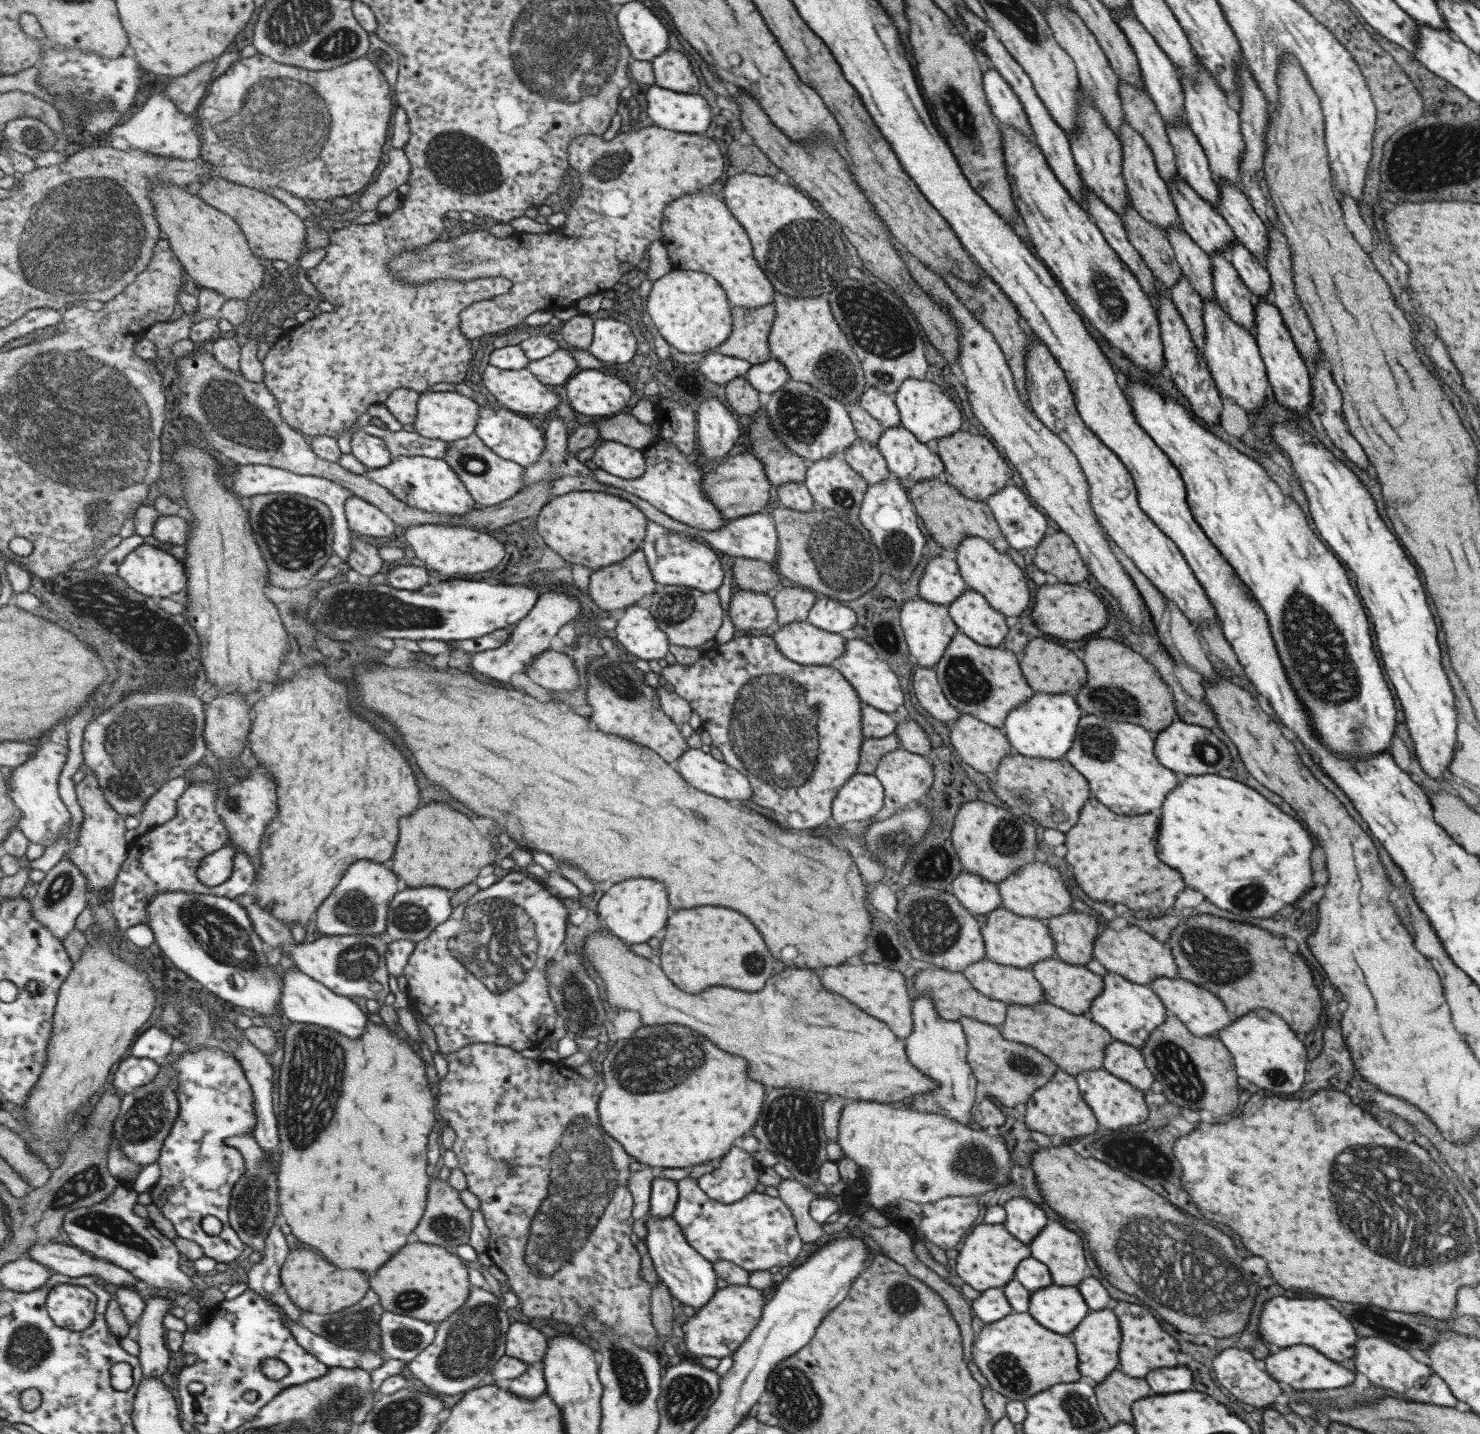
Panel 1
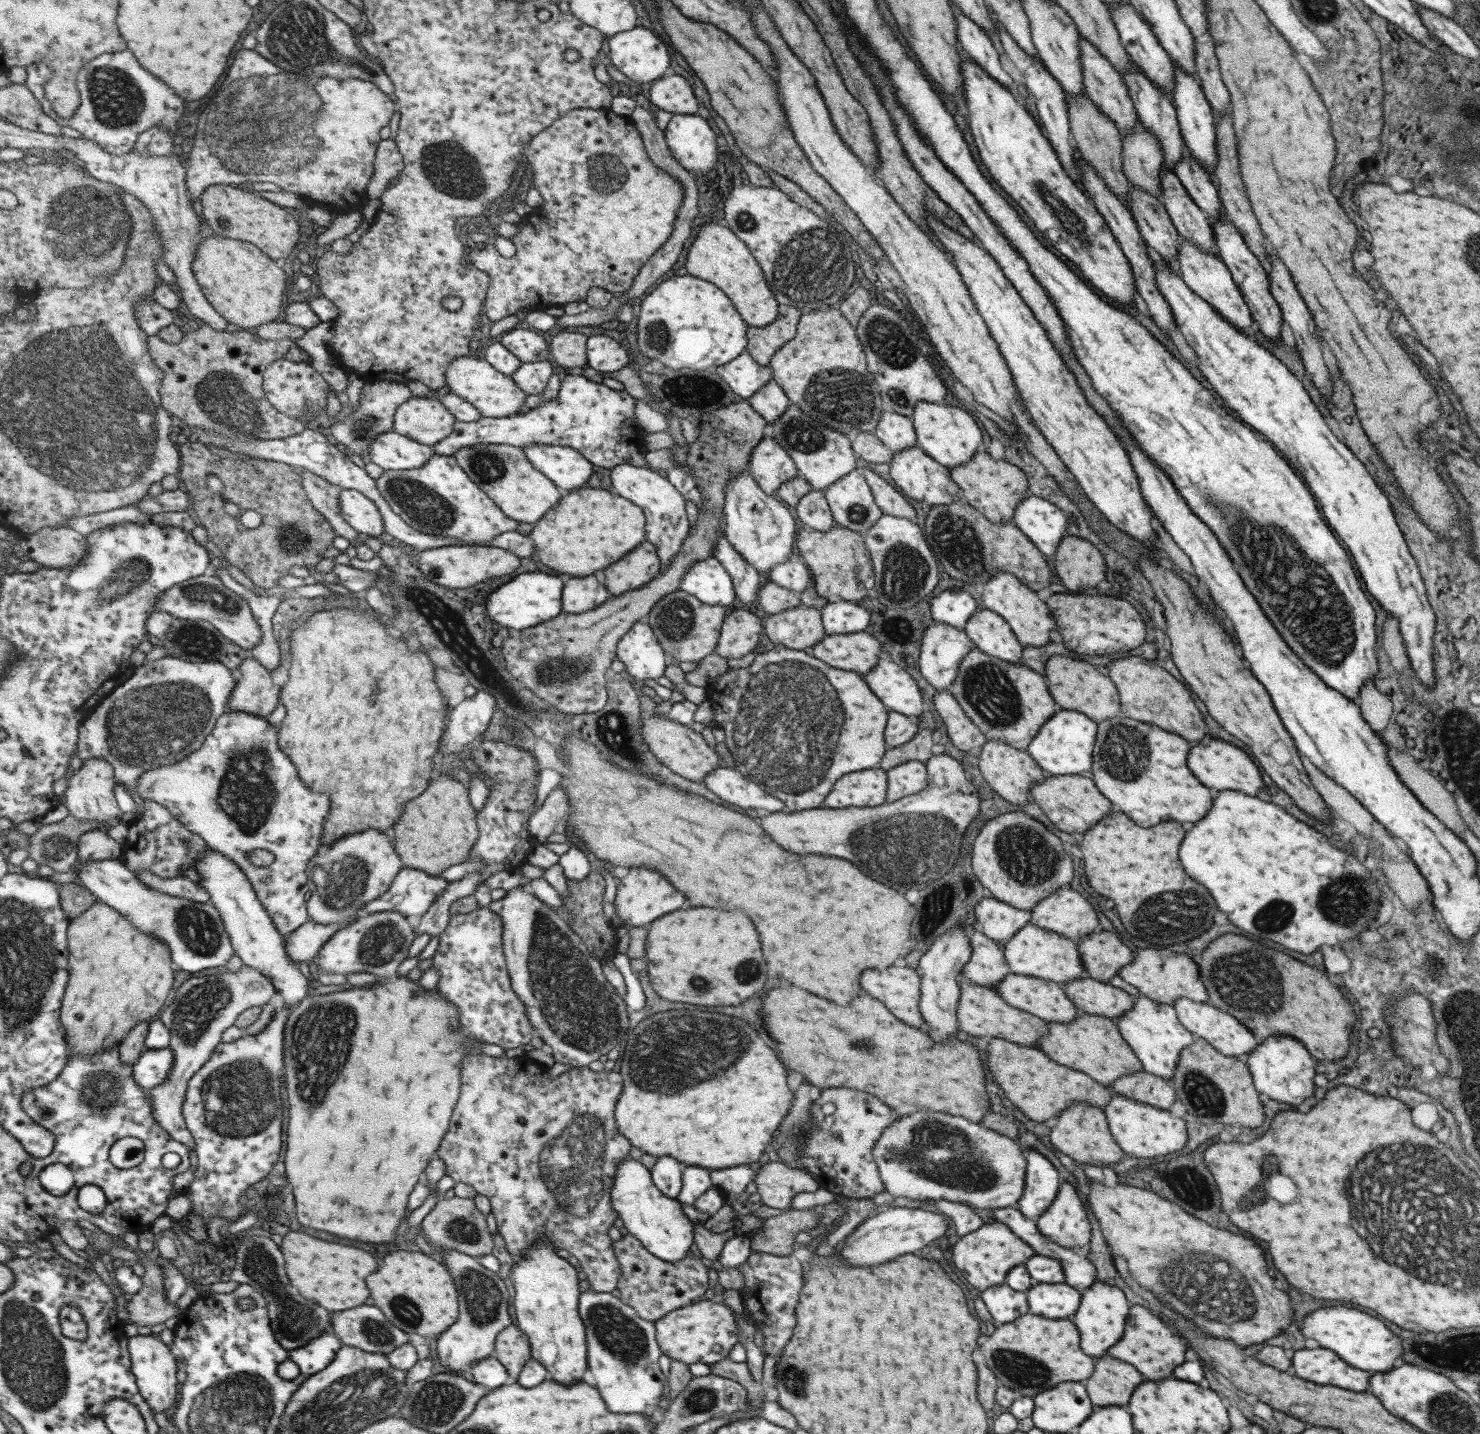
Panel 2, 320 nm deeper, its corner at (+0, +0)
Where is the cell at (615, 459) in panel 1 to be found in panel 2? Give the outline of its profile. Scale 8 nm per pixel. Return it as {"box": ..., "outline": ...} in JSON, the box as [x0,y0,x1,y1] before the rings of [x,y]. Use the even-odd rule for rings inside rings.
{"box":[610,464,688,569],"outline":[[[623,464],[613,468],[610,481],[619,495],[631,499],[645,511],[647,519],[646,540],[658,548],[663,569],[669,569],[682,552],[682,546],[686,542],[688,534],[685,499],[679,494],[677,487],[669,478],[665,478],[653,468],[642,468],[631,464]]]}

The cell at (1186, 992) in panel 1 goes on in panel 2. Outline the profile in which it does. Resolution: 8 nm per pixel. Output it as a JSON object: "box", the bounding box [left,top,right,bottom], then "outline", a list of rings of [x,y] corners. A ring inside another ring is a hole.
{"box":[1172,998,1259,1058],"outline":[[[1179,998],[1172,1005],[1179,1025],[1195,1037],[1206,1040],[1215,1050],[1224,1056],[1243,1058],[1258,1045],[1259,1041],[1233,1016],[1215,1009],[1207,1003],[1195,1003],[1187,998]]]}

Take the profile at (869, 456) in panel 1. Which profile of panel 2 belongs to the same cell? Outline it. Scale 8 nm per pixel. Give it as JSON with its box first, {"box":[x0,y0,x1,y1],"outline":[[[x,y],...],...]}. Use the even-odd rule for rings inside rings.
{"box":[861,469,916,520],"outline":[[[863,469],[861,473],[870,488],[874,503],[879,507],[882,514],[894,515],[897,518],[916,520],[916,514],[907,499],[895,491],[887,481],[873,473],[871,469]]]}

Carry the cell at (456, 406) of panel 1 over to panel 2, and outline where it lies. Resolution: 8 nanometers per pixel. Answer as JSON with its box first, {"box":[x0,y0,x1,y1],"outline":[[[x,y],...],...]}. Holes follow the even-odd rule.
{"box":[394,397,458,447],"outline":[[[411,397],[397,409],[394,431],[433,447],[454,432],[458,421],[439,399]]]}

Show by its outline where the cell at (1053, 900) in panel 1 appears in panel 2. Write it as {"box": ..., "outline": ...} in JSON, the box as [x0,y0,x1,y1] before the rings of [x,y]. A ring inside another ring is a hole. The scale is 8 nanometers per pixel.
{"box":[1030,888,1098,941],"outline":[[[1059,888],[1039,899],[1030,912],[1030,923],[1072,941],[1077,941],[1098,930],[1097,916],[1089,902],[1073,892]]]}

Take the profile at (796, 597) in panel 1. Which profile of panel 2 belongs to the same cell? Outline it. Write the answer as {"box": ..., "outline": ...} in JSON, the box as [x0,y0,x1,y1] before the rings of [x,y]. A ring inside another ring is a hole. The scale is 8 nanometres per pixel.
{"box":[762,605,825,651],"outline":[[[803,605],[771,614],[762,630],[774,645],[800,651],[809,650],[825,635],[820,611]]]}

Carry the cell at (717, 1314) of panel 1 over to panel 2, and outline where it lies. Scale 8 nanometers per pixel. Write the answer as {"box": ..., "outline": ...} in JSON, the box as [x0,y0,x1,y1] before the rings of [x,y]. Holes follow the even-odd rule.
{"box":[656,1296,737,1365],"outline":[[[710,1296],[671,1311],[656,1321],[656,1328],[663,1354],[686,1365],[694,1363],[713,1365],[722,1361],[737,1342],[737,1325],[733,1319],[733,1311]]]}

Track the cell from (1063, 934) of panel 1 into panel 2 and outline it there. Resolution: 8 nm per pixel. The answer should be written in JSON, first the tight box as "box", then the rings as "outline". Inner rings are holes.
{"box":[1076,928,1134,983],"outline":[[[1098,928],[1098,930],[1094,930],[1091,934],[1080,938],[1076,942],[1087,976],[1102,983],[1107,983],[1109,978],[1118,974],[1118,970],[1122,966],[1131,964],[1131,961],[1134,959],[1132,951],[1125,944],[1121,943],[1121,940],[1116,937],[1116,933],[1111,931],[1104,931]]]}

